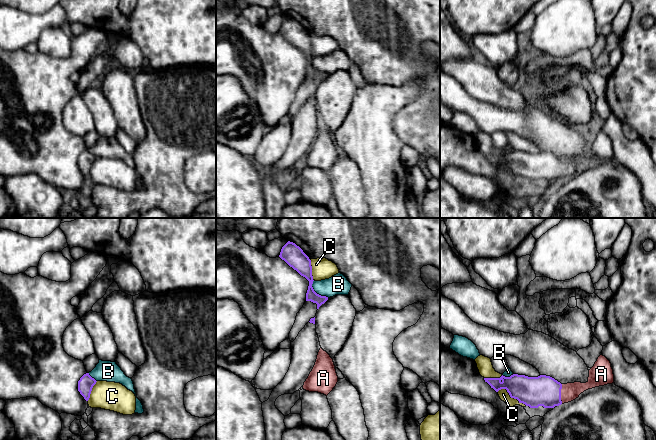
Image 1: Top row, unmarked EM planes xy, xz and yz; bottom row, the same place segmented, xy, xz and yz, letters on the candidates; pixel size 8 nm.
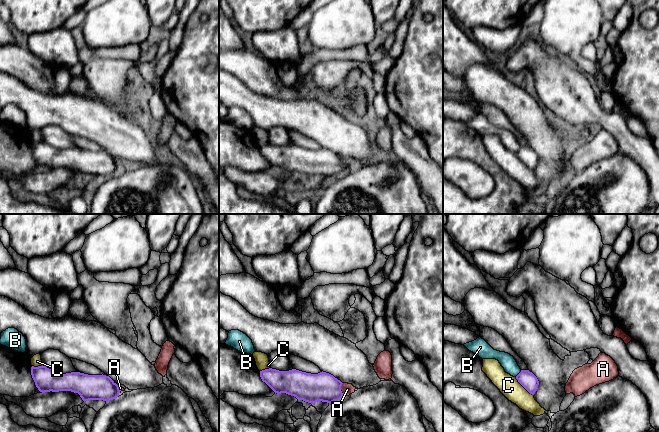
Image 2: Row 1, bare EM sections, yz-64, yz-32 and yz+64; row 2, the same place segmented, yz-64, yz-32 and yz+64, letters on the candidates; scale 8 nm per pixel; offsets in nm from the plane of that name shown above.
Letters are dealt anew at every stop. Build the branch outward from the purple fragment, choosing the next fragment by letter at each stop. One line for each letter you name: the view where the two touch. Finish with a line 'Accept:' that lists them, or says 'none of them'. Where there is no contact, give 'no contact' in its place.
A: yz
Accept: A

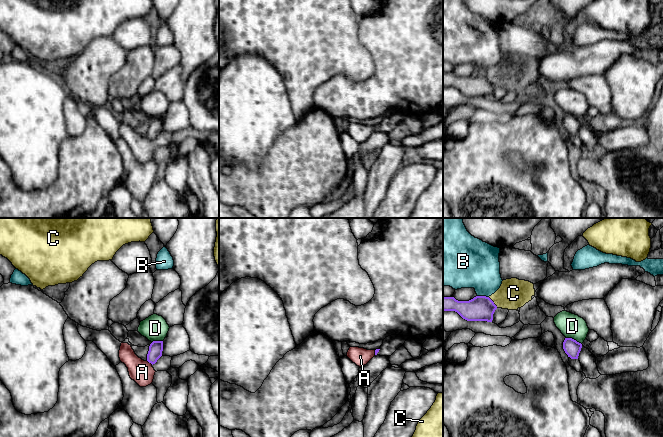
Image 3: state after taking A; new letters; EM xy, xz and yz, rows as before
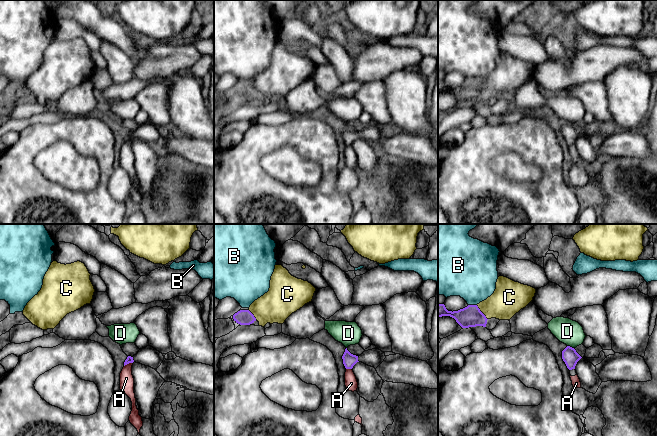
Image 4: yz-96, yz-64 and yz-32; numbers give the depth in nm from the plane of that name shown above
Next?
Accept: none of them

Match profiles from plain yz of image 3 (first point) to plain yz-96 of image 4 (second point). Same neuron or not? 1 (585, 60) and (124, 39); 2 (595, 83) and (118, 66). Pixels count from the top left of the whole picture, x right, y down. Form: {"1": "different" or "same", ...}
{"1": "different", "2": "different"}

